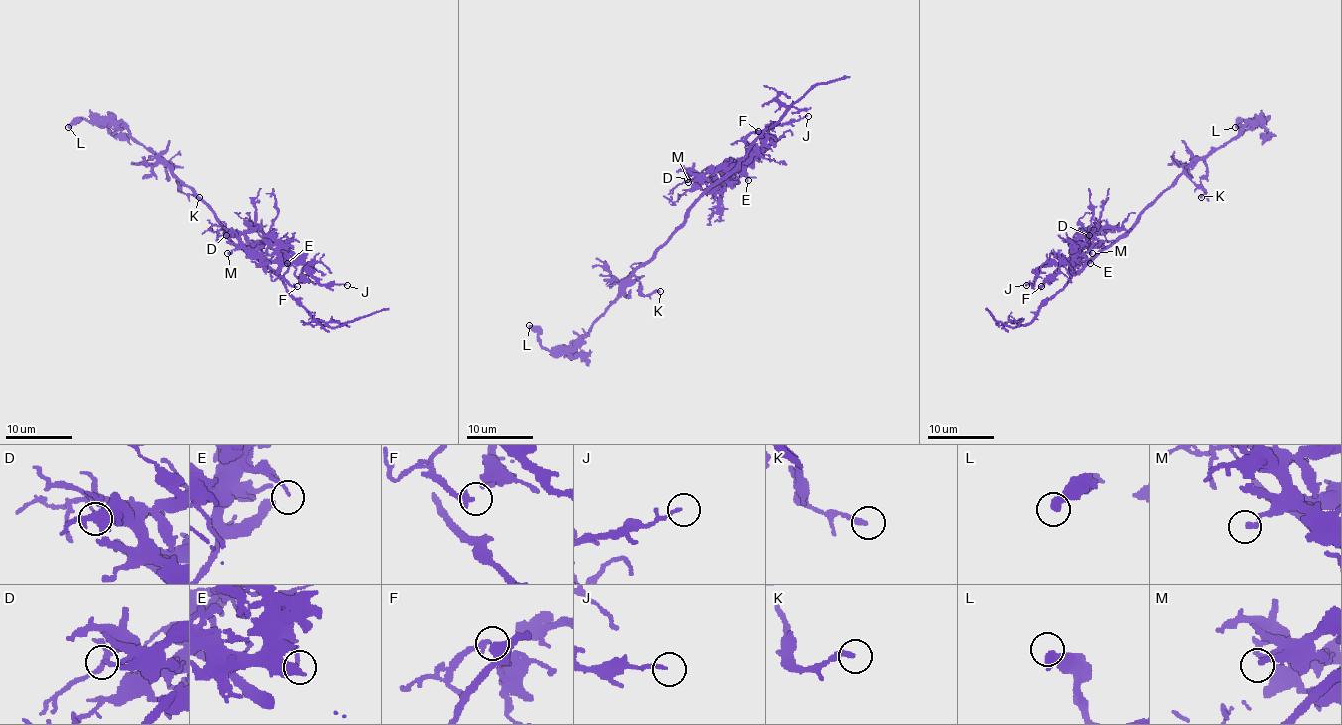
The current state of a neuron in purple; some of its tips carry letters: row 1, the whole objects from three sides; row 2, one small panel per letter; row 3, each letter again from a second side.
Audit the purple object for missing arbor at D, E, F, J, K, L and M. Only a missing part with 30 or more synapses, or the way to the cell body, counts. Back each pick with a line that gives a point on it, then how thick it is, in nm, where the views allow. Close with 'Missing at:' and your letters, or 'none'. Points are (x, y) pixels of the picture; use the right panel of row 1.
Missing at: none

